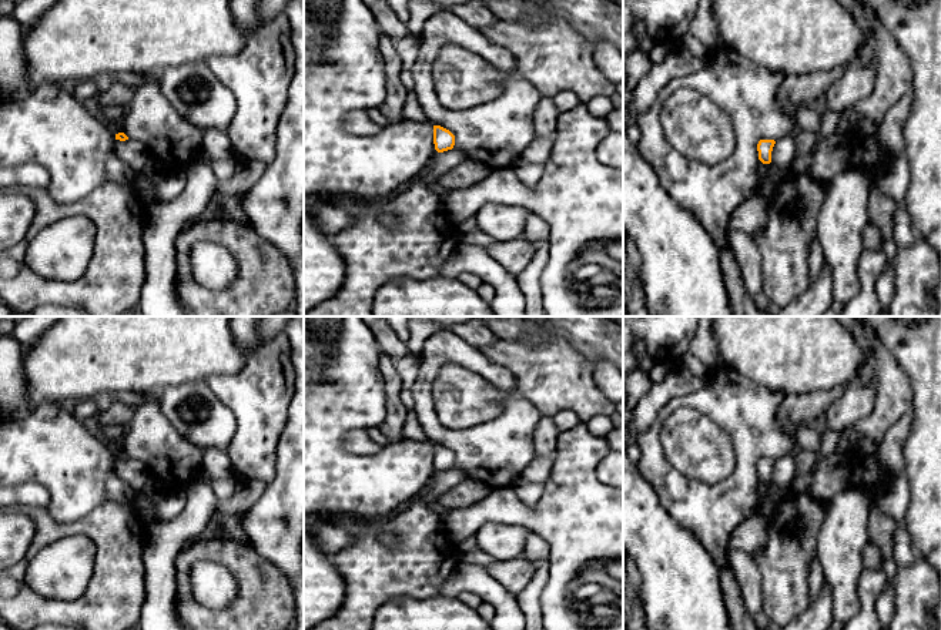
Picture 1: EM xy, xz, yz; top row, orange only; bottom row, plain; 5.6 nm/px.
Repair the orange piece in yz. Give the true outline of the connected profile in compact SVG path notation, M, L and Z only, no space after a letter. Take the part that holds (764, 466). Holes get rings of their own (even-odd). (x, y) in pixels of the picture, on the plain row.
M760 459L759 460L759 463L757 463L759 479L763 483L771 482L771 470L773 470L774 463L776 463L774 459Z

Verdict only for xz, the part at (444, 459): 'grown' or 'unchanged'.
unchanged

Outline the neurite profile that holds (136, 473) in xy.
M130 458L125 460L115 459L115 473L134 490L141 489L150 476L150 472L144 463Z

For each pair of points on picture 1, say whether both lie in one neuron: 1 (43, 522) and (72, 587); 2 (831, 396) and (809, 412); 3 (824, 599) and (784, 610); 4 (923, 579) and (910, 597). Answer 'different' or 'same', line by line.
1: different
2: same
3: different
4: same

